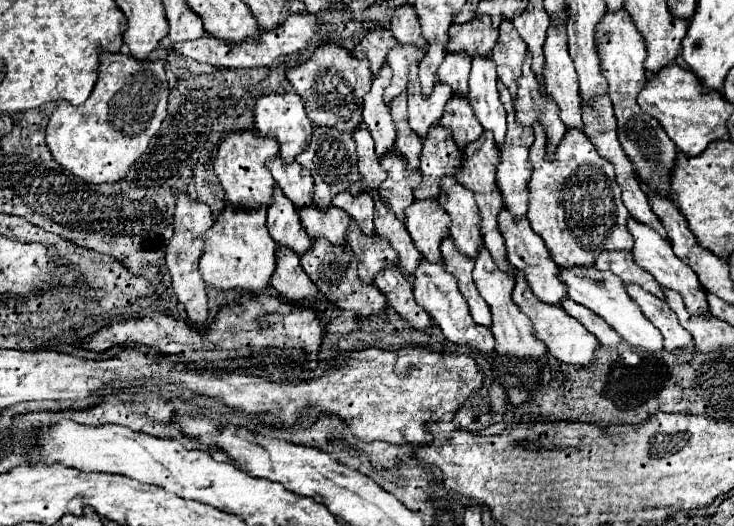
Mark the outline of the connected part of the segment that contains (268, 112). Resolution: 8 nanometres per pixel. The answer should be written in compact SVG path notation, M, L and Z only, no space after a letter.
M295 91L267 93L267 95L259 97L255 103L255 129L261 135L273 135L279 141L281 159L291 163L305 149L305 145L309 145L309 139L313 133L313 123L305 115L305 103Z

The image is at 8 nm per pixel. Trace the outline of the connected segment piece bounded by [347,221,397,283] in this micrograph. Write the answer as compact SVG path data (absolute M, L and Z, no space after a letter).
M351 221L347 245L353 249L353 253L359 257L359 277L365 283L373 283L373 277L385 269L389 263L397 263L397 253L385 239L381 239L377 233L373 235L361 235L361 229L357 223Z

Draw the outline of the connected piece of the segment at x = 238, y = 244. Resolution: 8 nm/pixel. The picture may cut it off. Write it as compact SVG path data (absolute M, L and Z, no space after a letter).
M225 205L221 215L215 219L213 227L201 237L205 241L205 247L203 247L203 255L199 261L199 271L205 283L217 289L243 289L243 291L261 291L269 285L271 275L275 271L275 241L267 233L265 221L267 221L267 207L249 211L245 207Z

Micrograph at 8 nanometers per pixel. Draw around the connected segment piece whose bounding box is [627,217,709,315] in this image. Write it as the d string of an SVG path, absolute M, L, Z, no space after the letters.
M633 217L629 219L627 227L629 227L629 233L633 235L633 241L635 241L633 251L631 251L635 263L637 263L639 267L643 267L645 271L649 271L649 273L657 279L657 283L659 283L661 287L667 287L667 289L673 289L673 291L681 293L681 297L683 297L683 301L685 301L685 305L687 305L687 309L689 309L689 313L703 313L703 315L709 313L709 307L707 307L707 303L705 303L705 289L701 287L701 283L699 283L697 275L693 273L693 269L687 267L687 263L683 263L679 257L673 255L673 249L671 249L671 245L669 245L669 241L663 239L663 237L661 237L657 231L653 231L651 227L639 223L639 221L633 219Z

